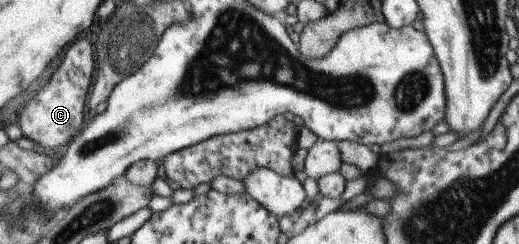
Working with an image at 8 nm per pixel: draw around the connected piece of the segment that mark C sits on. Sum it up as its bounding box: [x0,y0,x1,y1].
[19,38,94,148]

